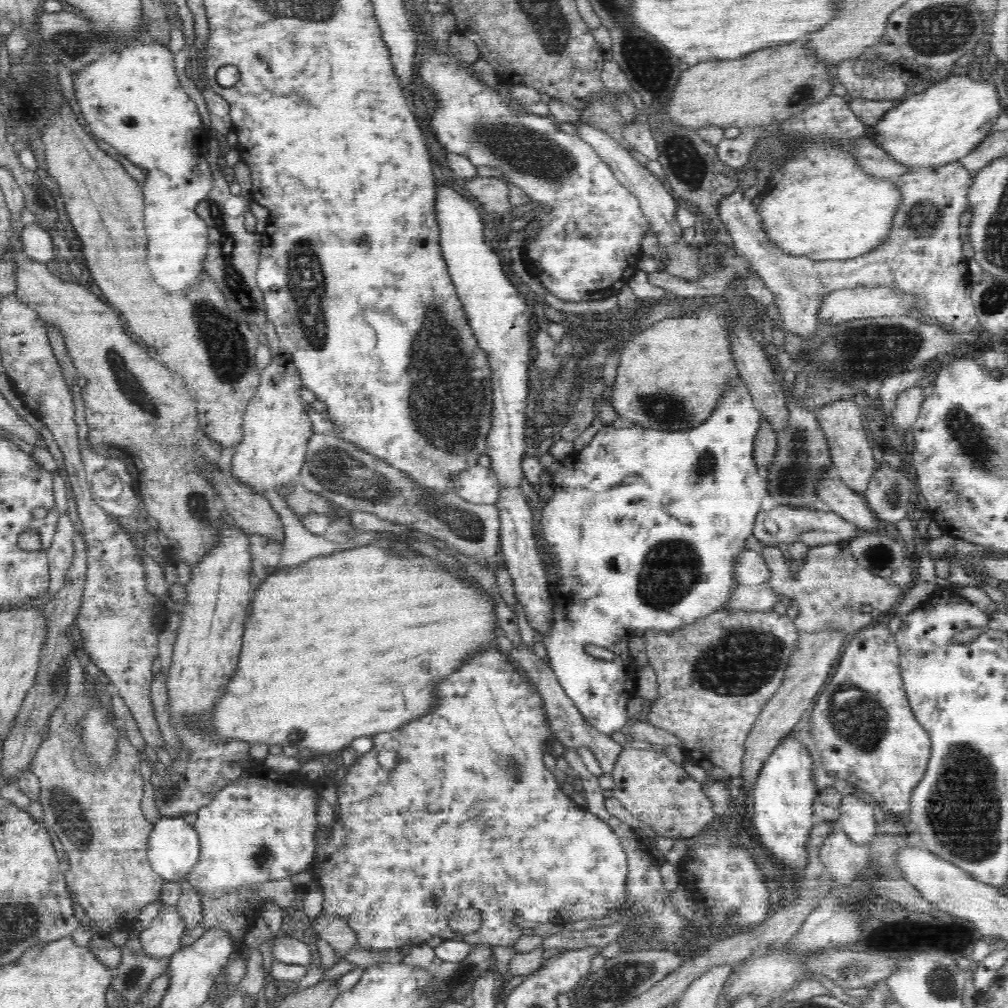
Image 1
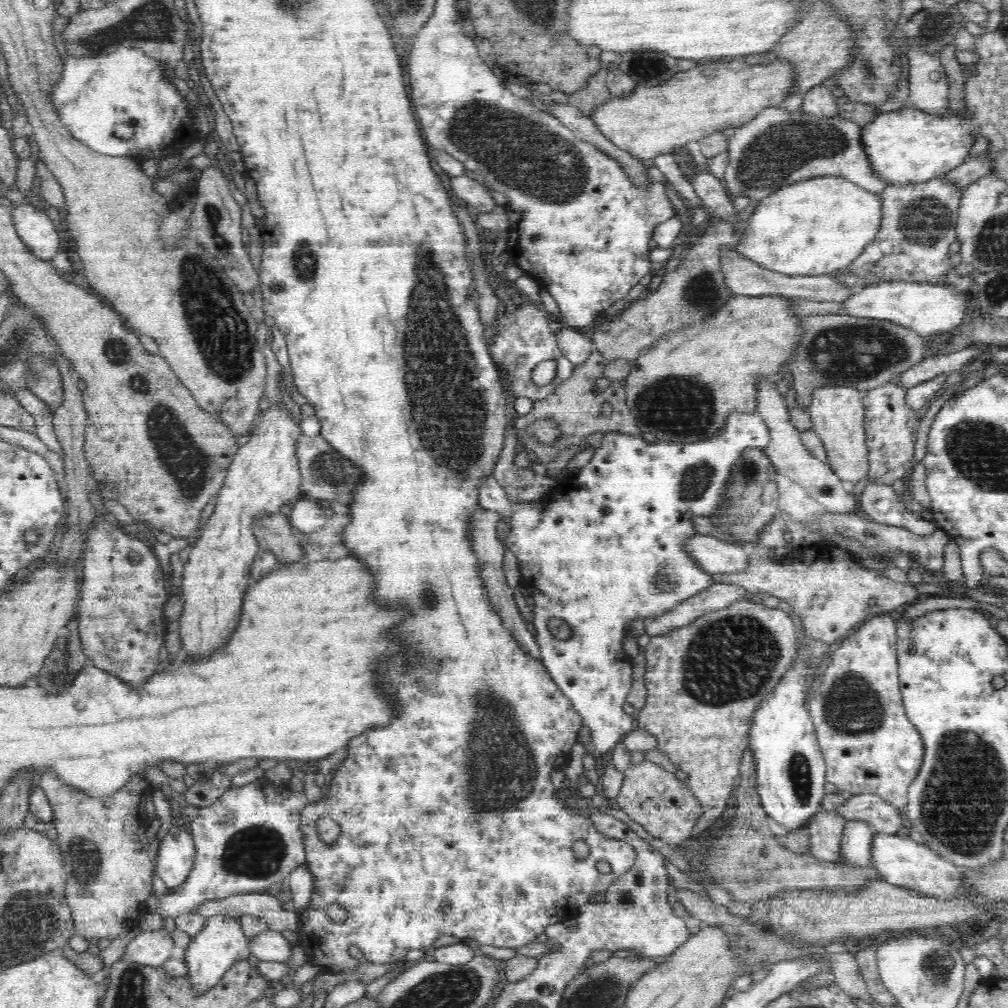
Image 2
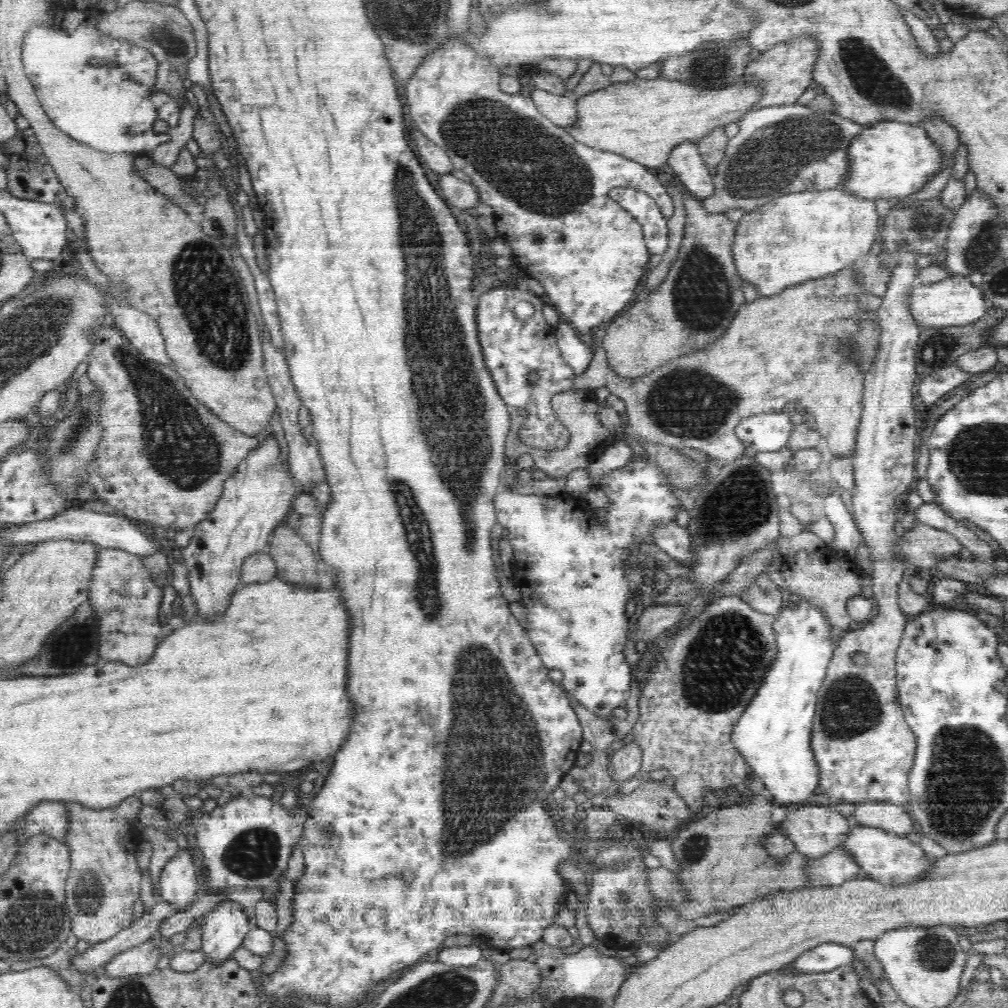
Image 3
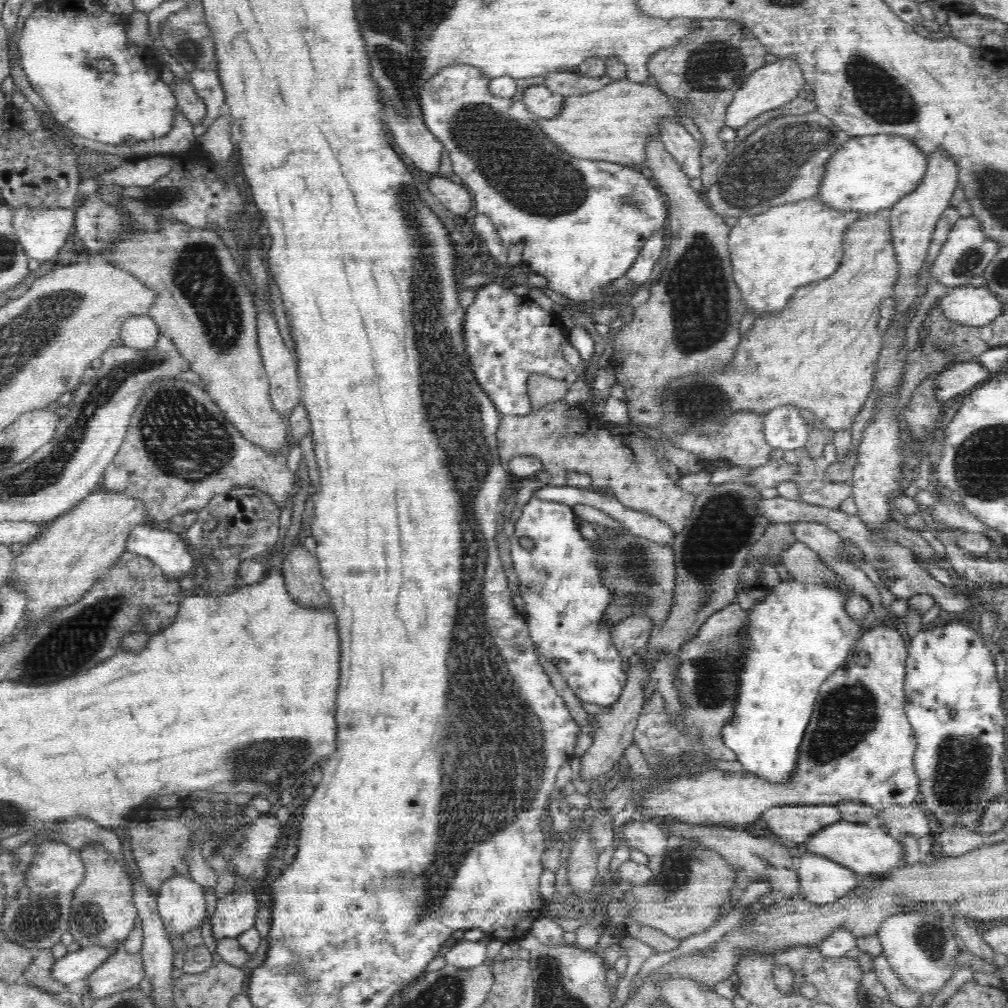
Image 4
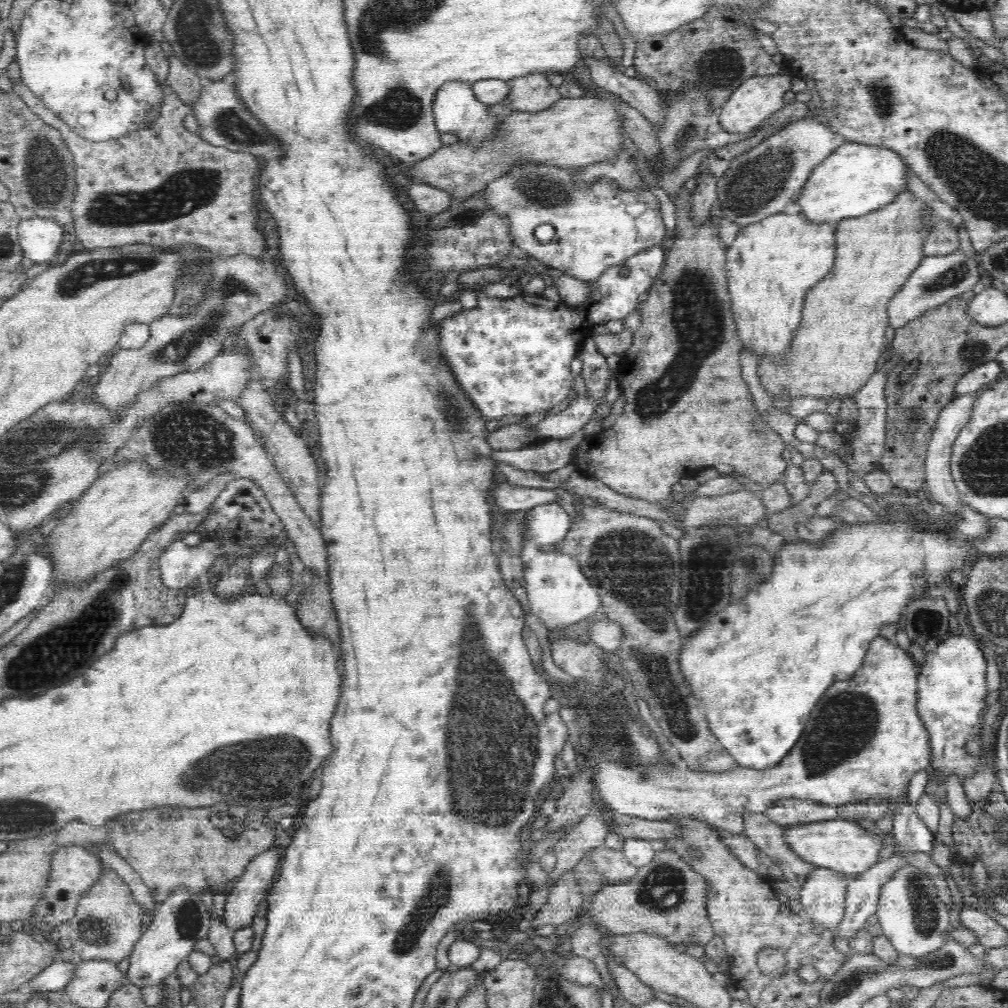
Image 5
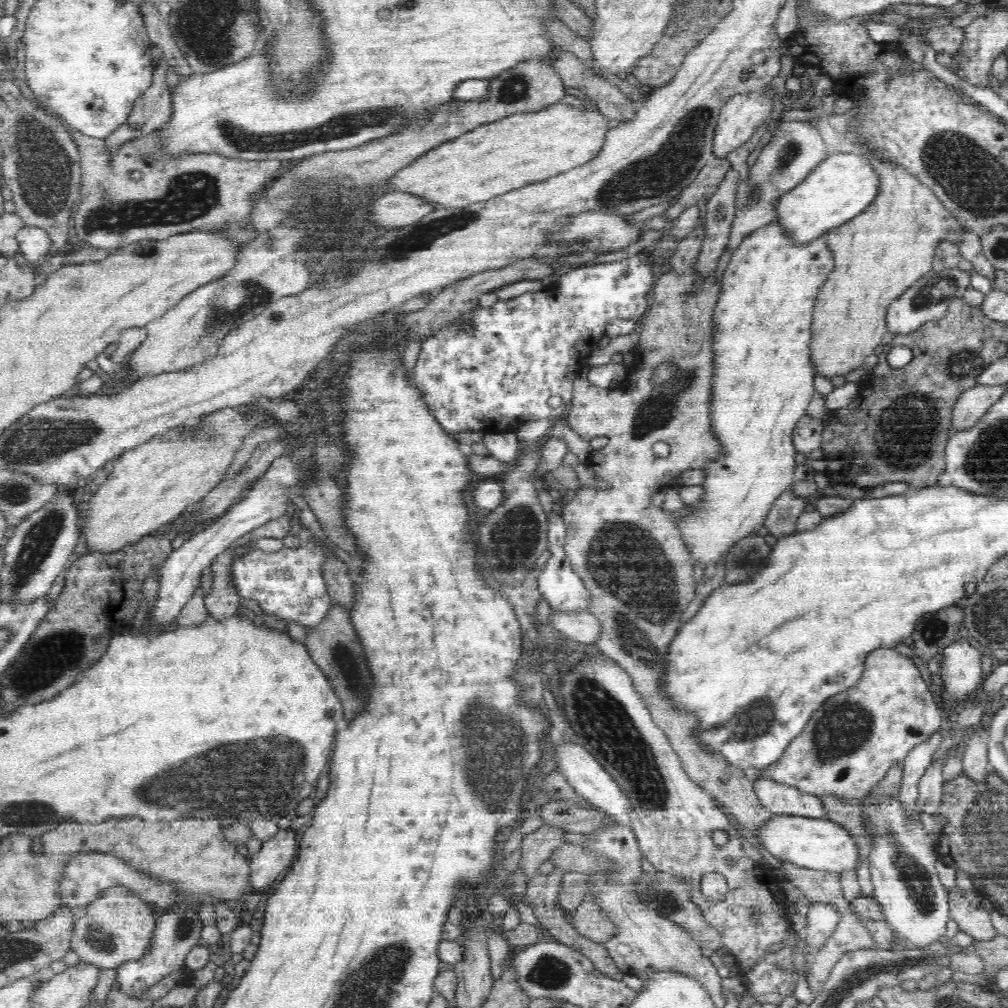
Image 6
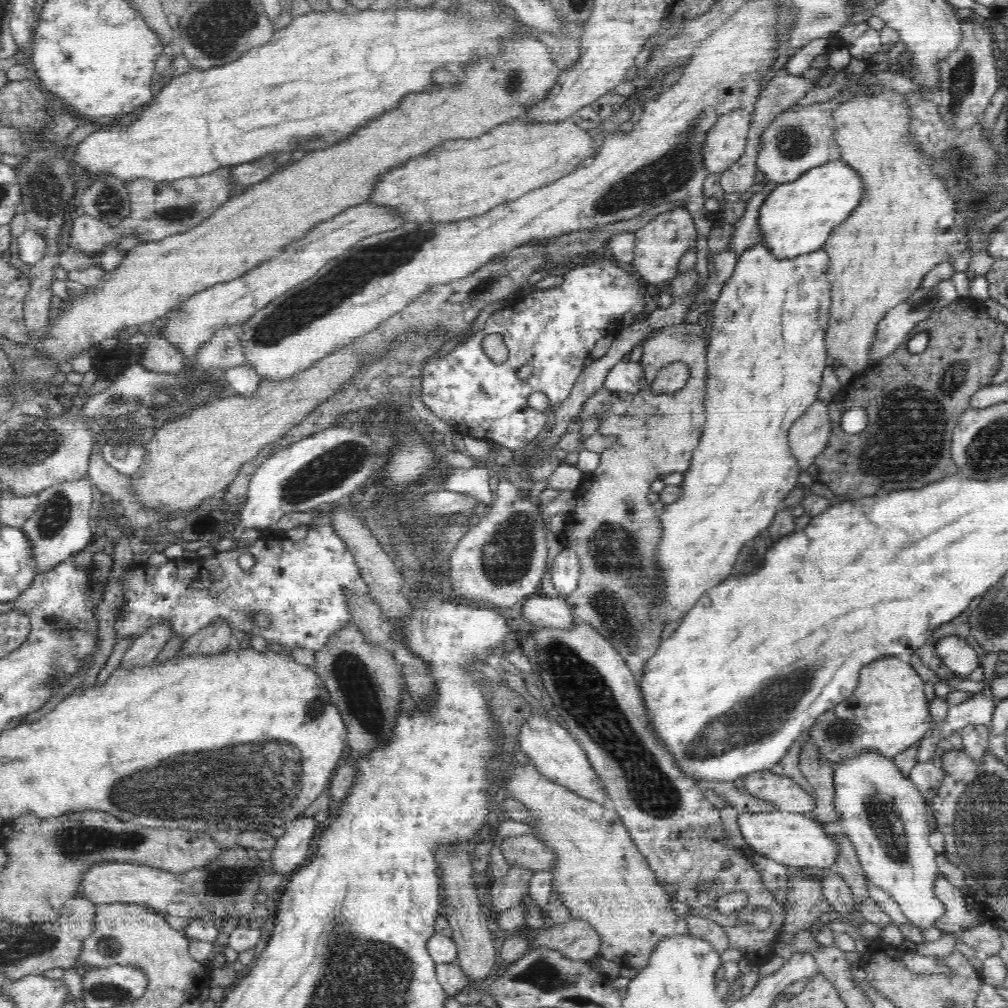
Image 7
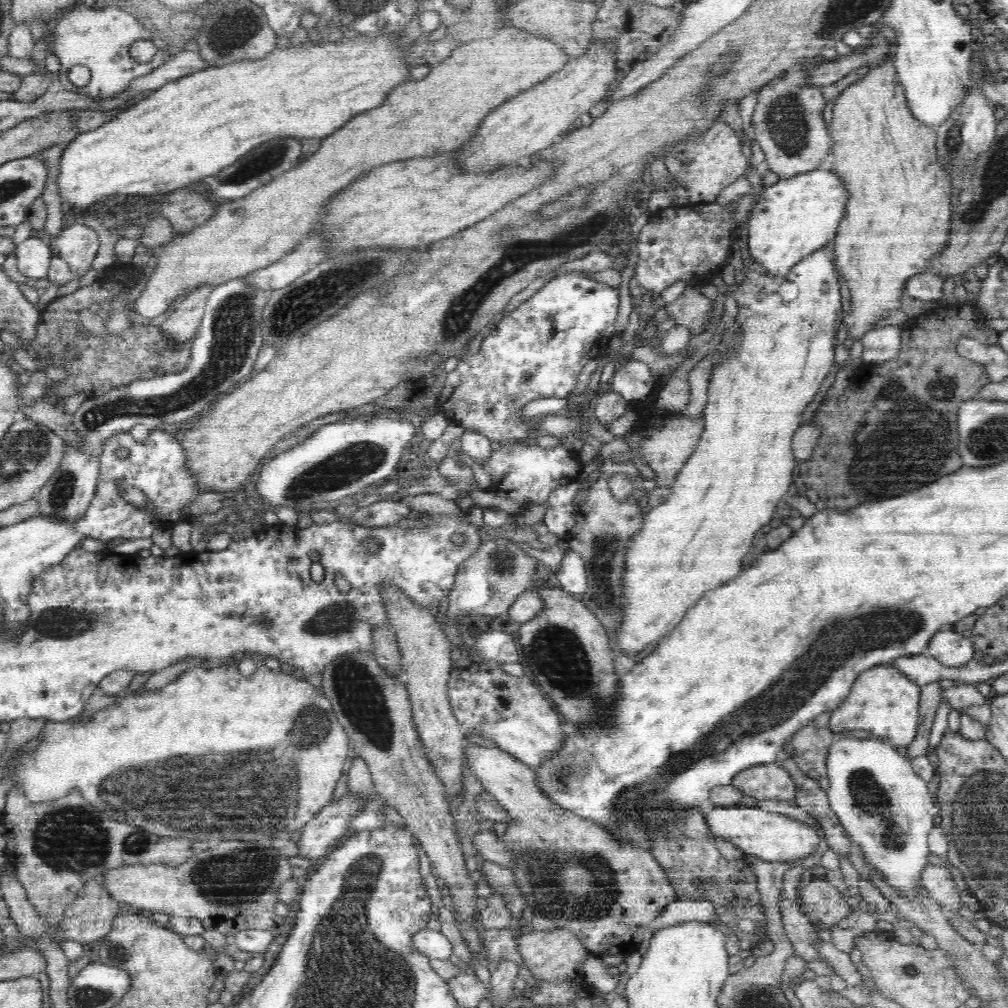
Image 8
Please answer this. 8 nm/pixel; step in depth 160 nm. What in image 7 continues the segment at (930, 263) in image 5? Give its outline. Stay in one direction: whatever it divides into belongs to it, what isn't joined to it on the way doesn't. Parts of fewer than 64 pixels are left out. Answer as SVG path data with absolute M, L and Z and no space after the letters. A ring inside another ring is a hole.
M946 280L931 290L918 288L906 302L892 308L886 314L886 317L877 324L878 338L875 341L873 354L869 356L869 360L877 364L882 358L890 357L900 345L908 342L907 337L916 324L928 320L934 312L938 312L940 308L945 308L948 304L955 303L958 298L959 295L952 280Z

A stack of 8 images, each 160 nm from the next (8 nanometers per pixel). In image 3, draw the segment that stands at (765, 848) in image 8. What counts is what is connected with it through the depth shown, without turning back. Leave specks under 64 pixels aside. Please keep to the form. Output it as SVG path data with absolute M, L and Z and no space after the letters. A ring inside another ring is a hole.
M860 825L850 830L846 840L840 842L866 876L882 884L914 884L920 882L934 866L934 858L927 855L920 844L912 843L905 836Z

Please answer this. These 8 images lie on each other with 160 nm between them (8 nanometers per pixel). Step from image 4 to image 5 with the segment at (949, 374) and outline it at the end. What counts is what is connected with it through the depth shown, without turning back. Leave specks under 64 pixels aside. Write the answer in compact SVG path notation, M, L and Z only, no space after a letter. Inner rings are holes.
M998 361L986 362L968 369L954 384L955 395L968 395L971 392L980 392L986 386L991 386L1005 375L1002 365Z

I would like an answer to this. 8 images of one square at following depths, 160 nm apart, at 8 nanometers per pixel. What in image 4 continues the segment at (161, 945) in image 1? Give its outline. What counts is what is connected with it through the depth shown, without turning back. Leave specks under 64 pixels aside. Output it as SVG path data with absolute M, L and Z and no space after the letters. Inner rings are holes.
M120 946L82 981L88 985L88 992L93 1000L98 1000L99 997L136 987L142 978L142 966L134 962L134 956L130 956L126 949Z

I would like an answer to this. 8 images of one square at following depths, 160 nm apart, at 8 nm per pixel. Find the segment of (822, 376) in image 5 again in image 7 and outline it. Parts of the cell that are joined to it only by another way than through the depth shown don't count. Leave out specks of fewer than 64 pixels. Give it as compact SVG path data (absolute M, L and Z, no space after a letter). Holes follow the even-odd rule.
M880 86L876 93L856 94L842 102L831 114L834 118L833 138L840 148L841 160L852 165L864 181L864 195L861 202L847 219L834 227L823 249L828 252L831 284L830 321L827 322L824 345L828 354L840 360L854 374L864 373L869 356L878 338L877 324L888 312L906 300L921 287L926 273L944 259L950 257L950 246L966 240L967 226L958 220L954 200L946 196L946 186L931 174L921 154L907 144L907 122L909 110L903 98L890 88Z

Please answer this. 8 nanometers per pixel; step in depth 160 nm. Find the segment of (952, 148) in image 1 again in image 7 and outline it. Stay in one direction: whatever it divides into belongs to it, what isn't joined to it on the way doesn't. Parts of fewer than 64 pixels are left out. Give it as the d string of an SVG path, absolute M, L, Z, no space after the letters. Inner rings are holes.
M841 159L810 169L792 183L770 187L758 215L762 241L776 257L796 257L822 249L834 227L853 213L862 195L862 176L856 168Z

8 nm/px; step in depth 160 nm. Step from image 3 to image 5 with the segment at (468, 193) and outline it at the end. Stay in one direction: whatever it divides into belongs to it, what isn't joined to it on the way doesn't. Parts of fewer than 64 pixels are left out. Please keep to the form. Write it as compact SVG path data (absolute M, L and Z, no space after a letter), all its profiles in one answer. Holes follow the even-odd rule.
M412 183L408 187L406 194L412 200L414 208L420 214L427 214L428 216L437 215L449 209L455 202L444 189L430 184Z

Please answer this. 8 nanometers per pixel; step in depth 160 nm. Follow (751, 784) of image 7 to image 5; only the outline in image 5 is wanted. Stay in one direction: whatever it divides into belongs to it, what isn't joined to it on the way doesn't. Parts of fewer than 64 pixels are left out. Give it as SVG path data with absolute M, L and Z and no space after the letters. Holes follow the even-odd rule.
M788 799L774 802L765 816L782 828L802 827L806 824L825 823L835 820L840 814L837 806L829 806L820 802Z

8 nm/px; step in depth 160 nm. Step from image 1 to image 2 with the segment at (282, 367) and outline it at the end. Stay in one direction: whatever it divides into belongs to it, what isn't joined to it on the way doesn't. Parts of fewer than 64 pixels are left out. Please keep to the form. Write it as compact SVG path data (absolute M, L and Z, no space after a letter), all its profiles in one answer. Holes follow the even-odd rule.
M270 408L266 416L255 418L254 438L249 440L235 453L227 473L214 498L214 512L202 527L200 539L192 544L191 554L184 563L184 612L180 615L180 632L182 632L182 644L184 652L190 656L214 656L220 646L226 646L232 639L233 632L241 622L242 603L245 592L253 583L250 569L259 544L256 540L253 521L262 513L278 513L286 511L291 503L303 497L301 490L301 469L297 461L297 442L303 436L300 427L282 408Z

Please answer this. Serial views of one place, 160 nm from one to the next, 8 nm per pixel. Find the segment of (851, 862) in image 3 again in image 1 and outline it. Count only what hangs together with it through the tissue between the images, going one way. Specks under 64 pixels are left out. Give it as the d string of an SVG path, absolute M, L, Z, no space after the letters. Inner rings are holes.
M856 793L845 796L838 808L840 817L837 822L850 841L867 843L876 839L874 804L864 795Z

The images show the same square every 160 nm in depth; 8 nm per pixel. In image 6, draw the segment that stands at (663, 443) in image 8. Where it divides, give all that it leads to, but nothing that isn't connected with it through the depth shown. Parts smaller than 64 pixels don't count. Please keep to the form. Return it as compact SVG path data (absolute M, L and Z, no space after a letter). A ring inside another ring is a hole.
M671 270L656 282L656 286L654 286L654 290L652 290L654 291L652 306L650 306L650 309L647 310L638 322L637 329L640 332L640 342L630 353L629 362L631 369L630 376L627 378L626 383L623 383L618 388L604 389L600 387L595 388L586 377L576 378L573 388L573 398L571 400L571 412L566 416L566 418L571 429L576 432L576 434L579 434L583 439L590 441L592 438L596 438L596 436L607 436L609 438L608 444L598 451L593 451L592 455L589 456L589 462L586 463L588 467L594 470L594 476L600 480L604 480L606 484L609 484L609 488L596 489L594 486L582 485L582 487L576 491L576 498L573 498L572 502L569 502L568 506L565 506L565 509L561 511L567 530L566 538L563 540L563 551L567 555L567 560L573 567L573 571L581 577L585 587L589 589L590 600L592 600L592 604L588 606L589 613L593 614L601 622L602 630L600 636L595 640L596 646L602 650L604 655L610 657L614 662L618 663L618 666L622 667L622 670L626 671L627 676L631 679L631 684L634 687L634 690L638 692L639 698L646 703L646 708L650 711L654 722L658 727L660 727L660 729L662 729L663 734L667 736L673 750L678 753L679 760L681 761L682 767L687 772L688 777L698 785L698 787L705 790L710 796L712 796L713 799L724 805L728 813L732 814L732 816L743 824L747 830L758 836L761 829L764 829L769 824L770 820L773 819L774 814L767 811L767 808L762 806L758 796L755 794L753 788L754 783L746 779L744 771L736 768L734 765L730 765L730 762L726 762L725 758L722 757L722 754L718 753L718 750L709 750L706 745L702 745L702 741L696 737L696 732L698 732L698 726L700 724L700 720L697 719L696 713L693 711L678 709L678 707L672 703L672 699L668 699L668 697L666 697L666 693L664 693L664 689L662 689L664 678L666 678L666 668L668 668L669 644L674 640L677 636L677 632L681 628L682 624L680 623L680 616L682 616L682 612L684 612L688 603L695 597L697 579L695 572L696 568L693 565L692 556L686 549L681 532L673 523L672 518L670 518L670 514L662 511L660 507L652 504L650 496L652 496L652 493L656 492L656 490L664 489L666 484L674 482L676 478L678 479L684 470L702 468L709 464L710 459L719 459L719 456L721 455L721 446L711 431L712 419L710 419L710 404L712 404L711 386L714 376L714 351L712 351L712 330L714 330L714 328L712 324L712 316L714 316L714 308L717 307L718 300L721 298L722 292L720 292L720 284L716 282L716 278L710 278L708 282L704 282L706 278L708 278L708 276L701 278L700 273L699 278L696 279L696 274L694 274L694 272L692 272L692 274L688 274L688 272L677 273L675 270ZM663 362L676 363L676 376L674 376L672 384L666 384L666 386L654 386L651 383L652 373L654 372L654 369ZM656 442L666 442L666 444L670 446L671 449L668 456L663 458L654 454L652 448L654 448L654 444L656 444Z

